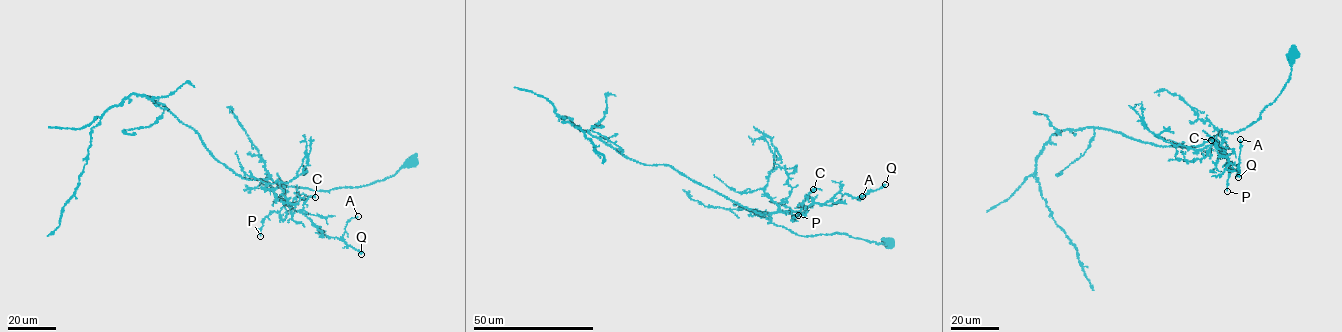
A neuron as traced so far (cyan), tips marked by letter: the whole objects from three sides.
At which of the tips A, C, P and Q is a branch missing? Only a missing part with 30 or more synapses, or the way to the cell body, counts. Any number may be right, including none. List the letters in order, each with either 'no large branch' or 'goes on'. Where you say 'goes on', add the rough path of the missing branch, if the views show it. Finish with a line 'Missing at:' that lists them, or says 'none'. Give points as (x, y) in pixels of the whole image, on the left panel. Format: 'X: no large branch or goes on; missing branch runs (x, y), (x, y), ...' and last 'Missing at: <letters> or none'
A: no large branch
C: no large branch
P: no large branch
Q: no large branch
Missing at: none

